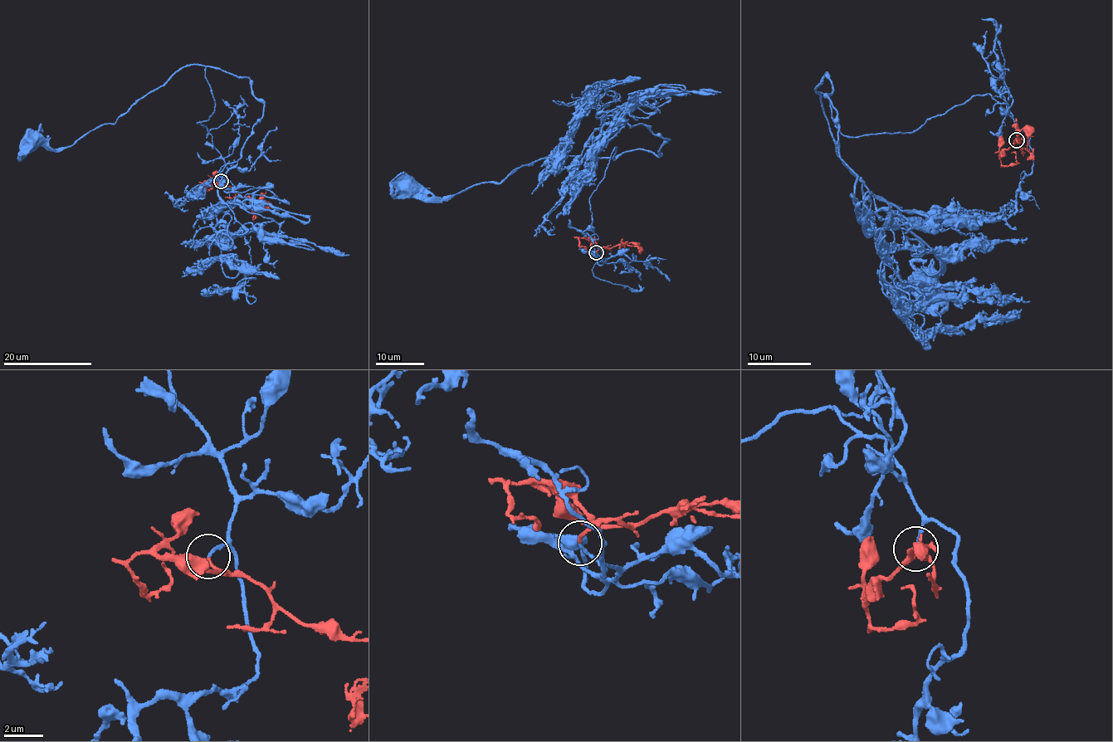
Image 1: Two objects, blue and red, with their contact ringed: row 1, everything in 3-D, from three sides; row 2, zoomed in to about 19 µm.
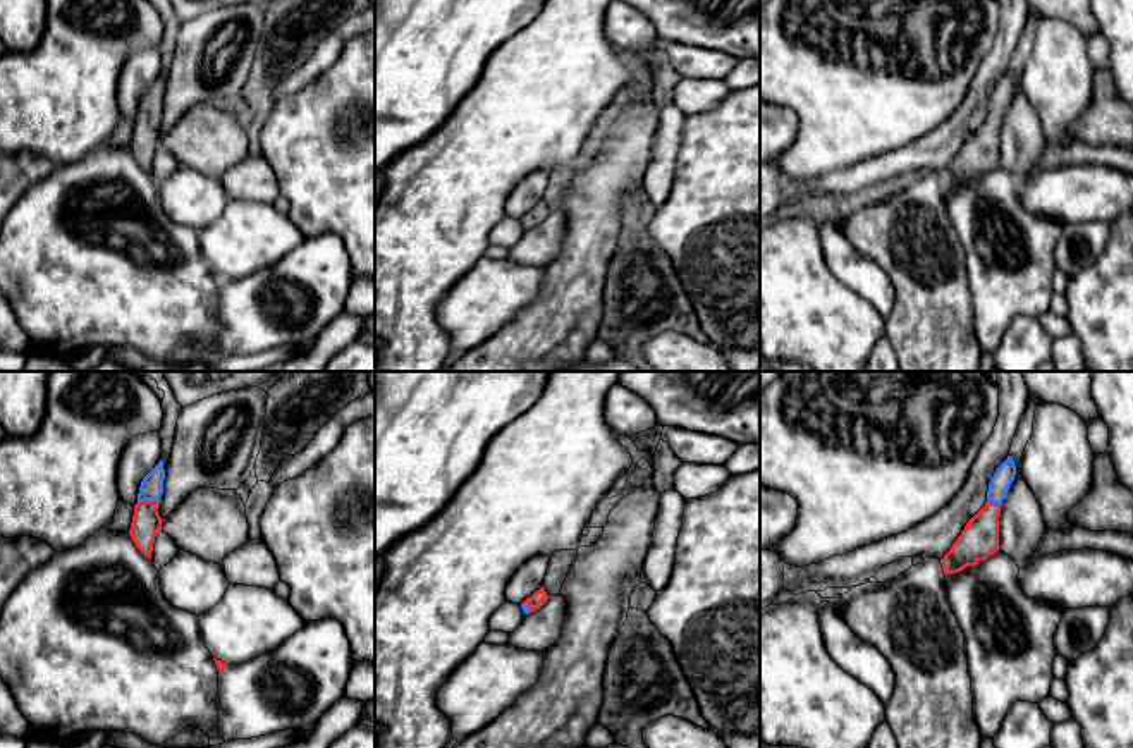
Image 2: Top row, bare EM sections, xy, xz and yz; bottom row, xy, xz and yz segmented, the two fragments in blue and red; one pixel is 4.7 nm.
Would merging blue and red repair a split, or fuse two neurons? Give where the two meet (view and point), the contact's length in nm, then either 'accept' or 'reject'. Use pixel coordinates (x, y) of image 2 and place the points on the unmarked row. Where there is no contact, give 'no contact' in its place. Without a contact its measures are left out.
xy (146, 114) | 90 nm | accept

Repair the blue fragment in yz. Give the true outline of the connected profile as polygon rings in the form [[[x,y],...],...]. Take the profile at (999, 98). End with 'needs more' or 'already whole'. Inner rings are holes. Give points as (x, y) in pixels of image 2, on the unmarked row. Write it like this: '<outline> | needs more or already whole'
[[[1007,71],[990,93],[985,120],[966,138],[951,165],[940,174],[942,184],[947,189],[977,181],[999,165],[1001,122],[1014,89],[1014,76]]] | needs more

